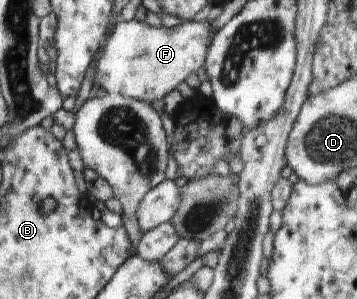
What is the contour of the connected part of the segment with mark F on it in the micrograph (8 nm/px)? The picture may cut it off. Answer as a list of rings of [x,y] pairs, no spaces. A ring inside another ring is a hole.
[[[137,20],[117,22],[104,45],[96,52],[93,78],[97,92],[119,93],[150,104],[162,100],[189,74],[204,66],[210,43],[207,38],[212,29],[210,24],[191,20],[176,27],[157,28]]]

